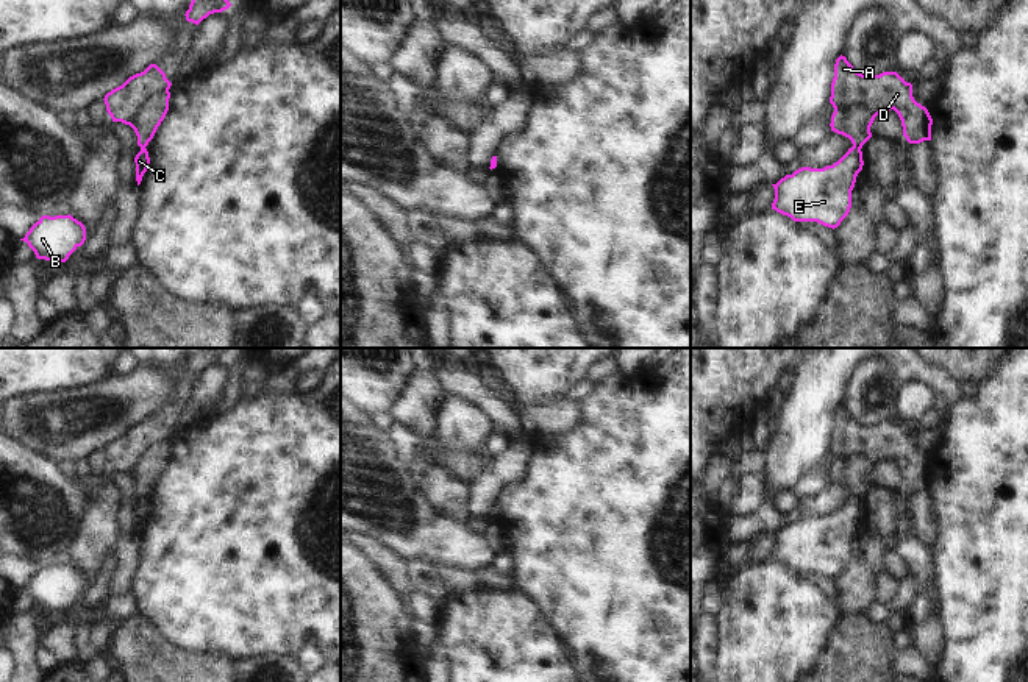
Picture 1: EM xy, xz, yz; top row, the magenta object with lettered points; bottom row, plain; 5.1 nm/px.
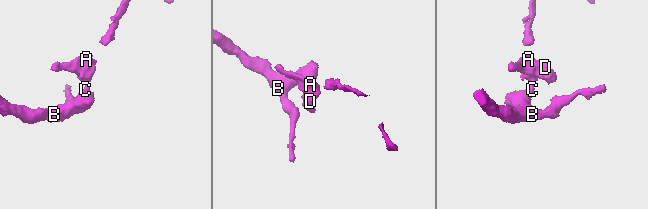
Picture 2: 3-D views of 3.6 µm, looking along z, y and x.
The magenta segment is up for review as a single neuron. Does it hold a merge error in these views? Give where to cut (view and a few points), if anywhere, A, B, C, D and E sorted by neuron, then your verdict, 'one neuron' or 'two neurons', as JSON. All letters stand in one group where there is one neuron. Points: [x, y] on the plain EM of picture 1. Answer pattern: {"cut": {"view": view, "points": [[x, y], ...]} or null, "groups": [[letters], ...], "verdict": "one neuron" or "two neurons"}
{"cut": {"view": "yz", "points": [[853, 495], [860, 500]]}, "groups": [["A", "D"], ["B", "C", "E"]], "verdict": "two neurons"}

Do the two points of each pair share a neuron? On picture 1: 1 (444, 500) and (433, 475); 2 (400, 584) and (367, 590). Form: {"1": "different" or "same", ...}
{"1": "same", "2": "different"}

